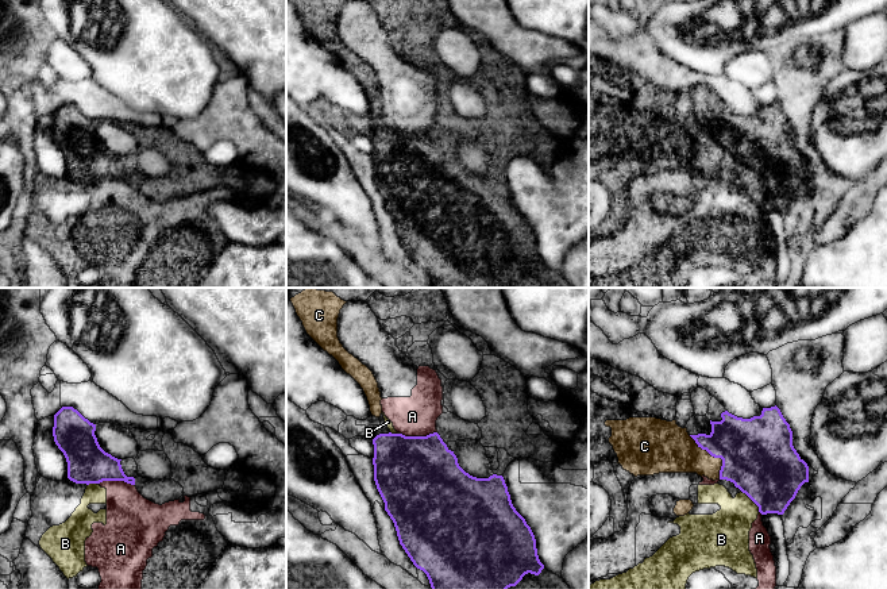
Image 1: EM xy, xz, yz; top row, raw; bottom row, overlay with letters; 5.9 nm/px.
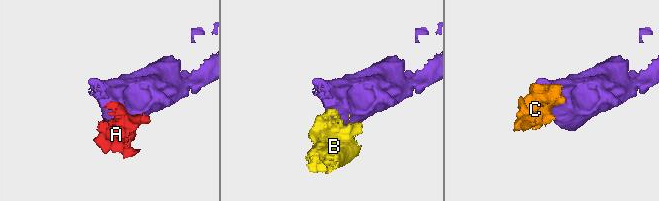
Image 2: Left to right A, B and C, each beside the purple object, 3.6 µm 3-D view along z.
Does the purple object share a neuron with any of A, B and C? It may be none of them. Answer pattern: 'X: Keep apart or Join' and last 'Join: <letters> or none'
A: Keep apart
B: Keep apart
C: Join
Join: C

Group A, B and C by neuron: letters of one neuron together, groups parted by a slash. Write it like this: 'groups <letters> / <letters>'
groups A B / C

